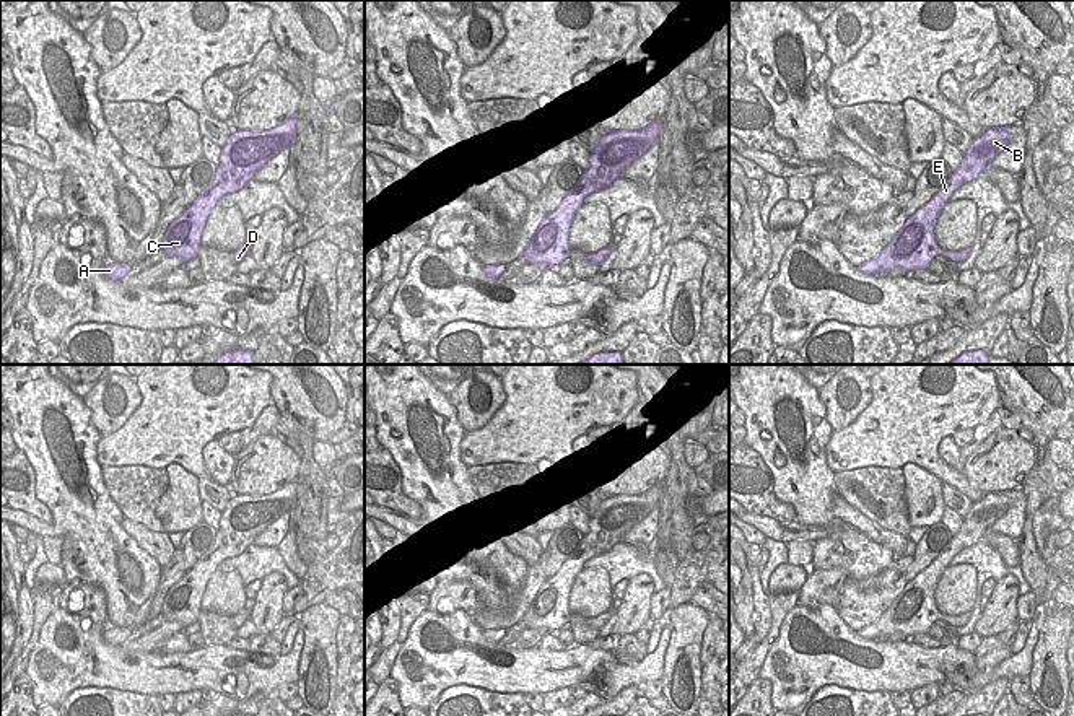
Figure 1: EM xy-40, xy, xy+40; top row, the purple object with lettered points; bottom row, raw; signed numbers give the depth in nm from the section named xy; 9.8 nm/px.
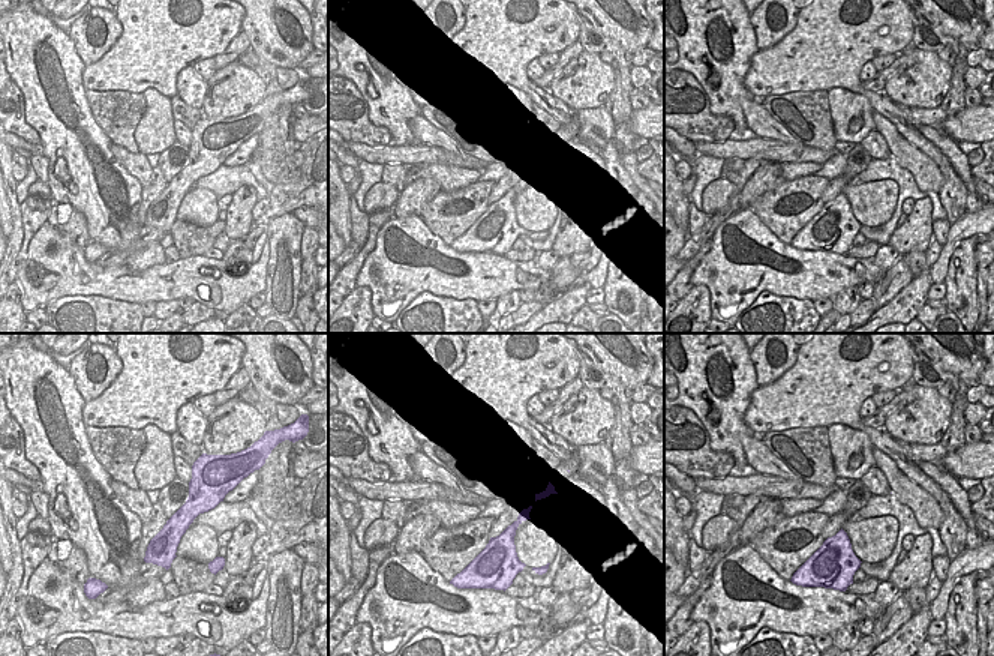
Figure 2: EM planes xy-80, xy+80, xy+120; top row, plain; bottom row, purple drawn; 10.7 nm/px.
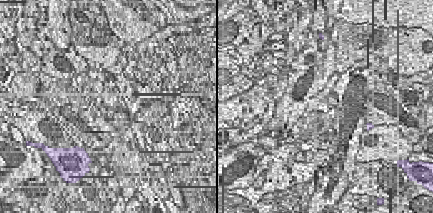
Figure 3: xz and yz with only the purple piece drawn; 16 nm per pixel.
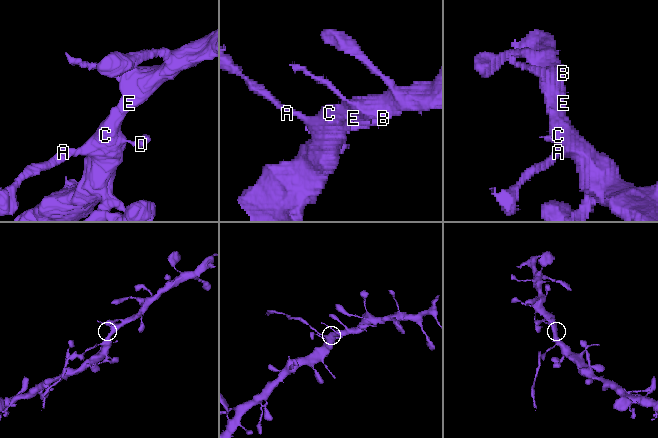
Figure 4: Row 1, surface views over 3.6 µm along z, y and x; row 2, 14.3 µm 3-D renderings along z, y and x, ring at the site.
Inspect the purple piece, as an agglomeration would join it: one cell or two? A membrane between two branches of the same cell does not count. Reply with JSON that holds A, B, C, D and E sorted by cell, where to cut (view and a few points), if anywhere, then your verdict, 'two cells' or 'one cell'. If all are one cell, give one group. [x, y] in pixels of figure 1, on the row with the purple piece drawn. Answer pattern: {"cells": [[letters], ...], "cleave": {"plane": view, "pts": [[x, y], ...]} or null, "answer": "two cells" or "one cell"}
{"cells": [["A"], ["B", "C", "D", "E"]], "cleave": {"plane": "xy", "pts": [[498, 266], [492, 277]]}, "answer": "two cells"}

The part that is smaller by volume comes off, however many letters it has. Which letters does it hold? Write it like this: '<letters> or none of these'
A.

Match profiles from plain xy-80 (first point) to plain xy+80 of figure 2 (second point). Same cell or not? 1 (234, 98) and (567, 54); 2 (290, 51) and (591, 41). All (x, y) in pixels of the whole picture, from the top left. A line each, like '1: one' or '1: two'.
1: two
2: two

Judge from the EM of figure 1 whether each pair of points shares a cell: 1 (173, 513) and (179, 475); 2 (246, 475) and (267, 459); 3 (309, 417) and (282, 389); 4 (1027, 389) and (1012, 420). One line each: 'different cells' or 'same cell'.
1: same cell
2: same cell
3: same cell
4: different cells

